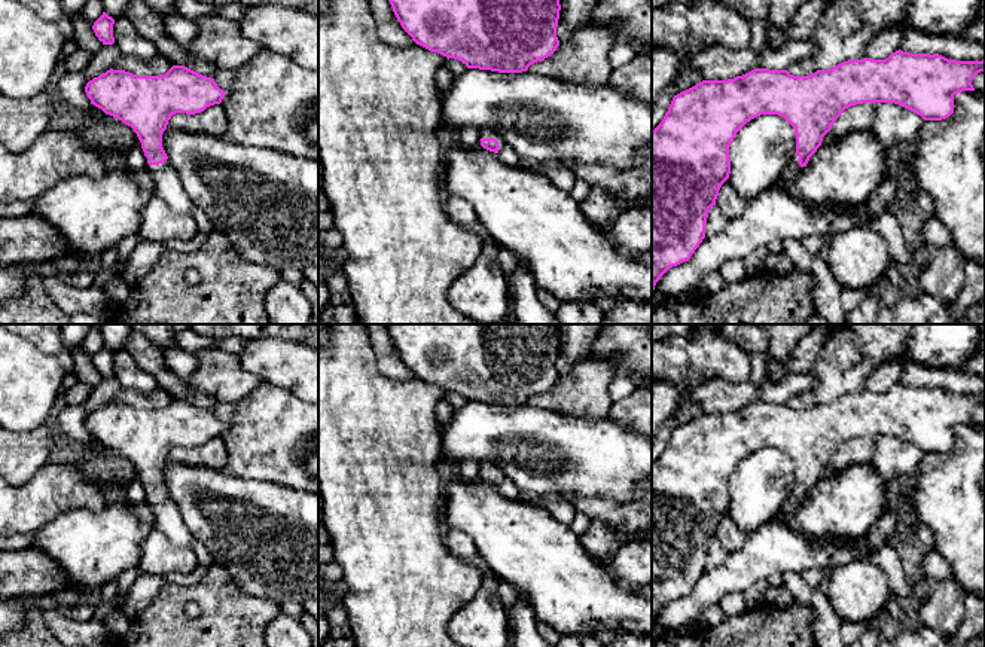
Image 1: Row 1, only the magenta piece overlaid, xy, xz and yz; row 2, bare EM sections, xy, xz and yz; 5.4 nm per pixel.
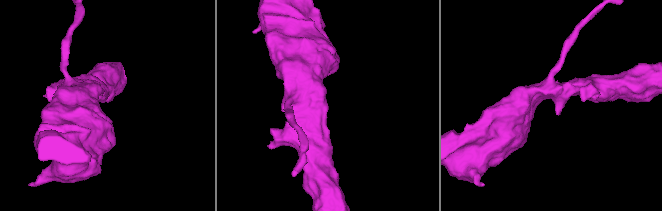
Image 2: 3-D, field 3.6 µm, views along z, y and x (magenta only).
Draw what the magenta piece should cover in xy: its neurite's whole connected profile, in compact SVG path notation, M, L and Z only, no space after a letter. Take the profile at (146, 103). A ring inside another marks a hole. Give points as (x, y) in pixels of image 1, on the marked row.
M173 65L165 74L137 76L125 70L107 70L89 80L85 92L91 104L118 118L137 134L155 190L153 196L179 214L192 213L192 201L162 147L162 134L176 113L195 115L220 104L225 91L214 79L185 65Z

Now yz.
M899 49L885 59L848 59L809 76L754 68L728 80L702 80L674 95L662 122L652 131L652 293L661 277L689 260L705 238L708 211L731 174L731 143L747 122L760 115L778 115L793 126L796 153L781 173L780 190L790 195L795 180L845 109L894 103L924 120L942 120L954 113L955 94L975 91L972 79L981 71L985 71L985 59L955 61Z

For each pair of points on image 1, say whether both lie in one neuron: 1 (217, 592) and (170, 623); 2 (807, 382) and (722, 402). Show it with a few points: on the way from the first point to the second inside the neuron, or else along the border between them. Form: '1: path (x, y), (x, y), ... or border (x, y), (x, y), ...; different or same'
1: path (213, 607), (197, 623), (185, 623); same
2: path (786, 390), (743, 394); same

